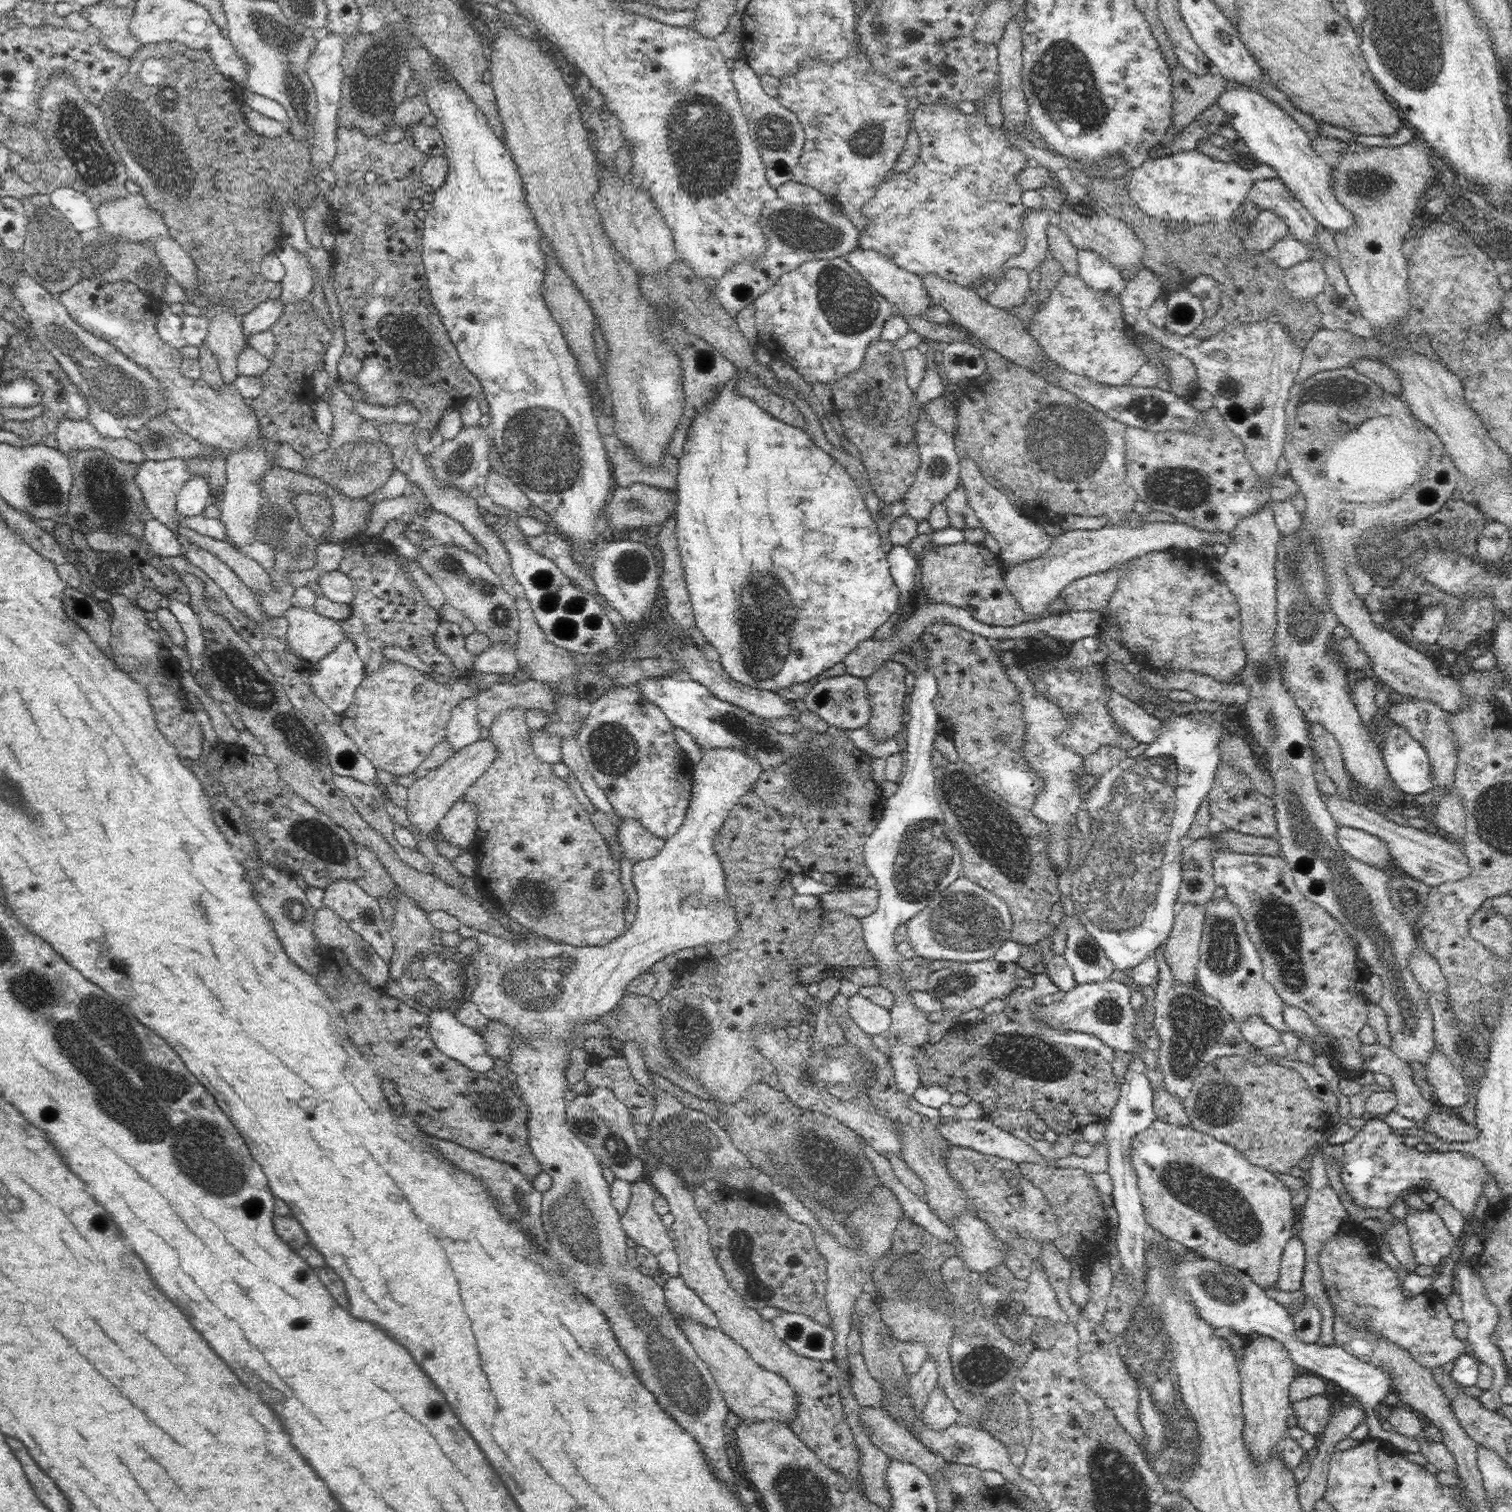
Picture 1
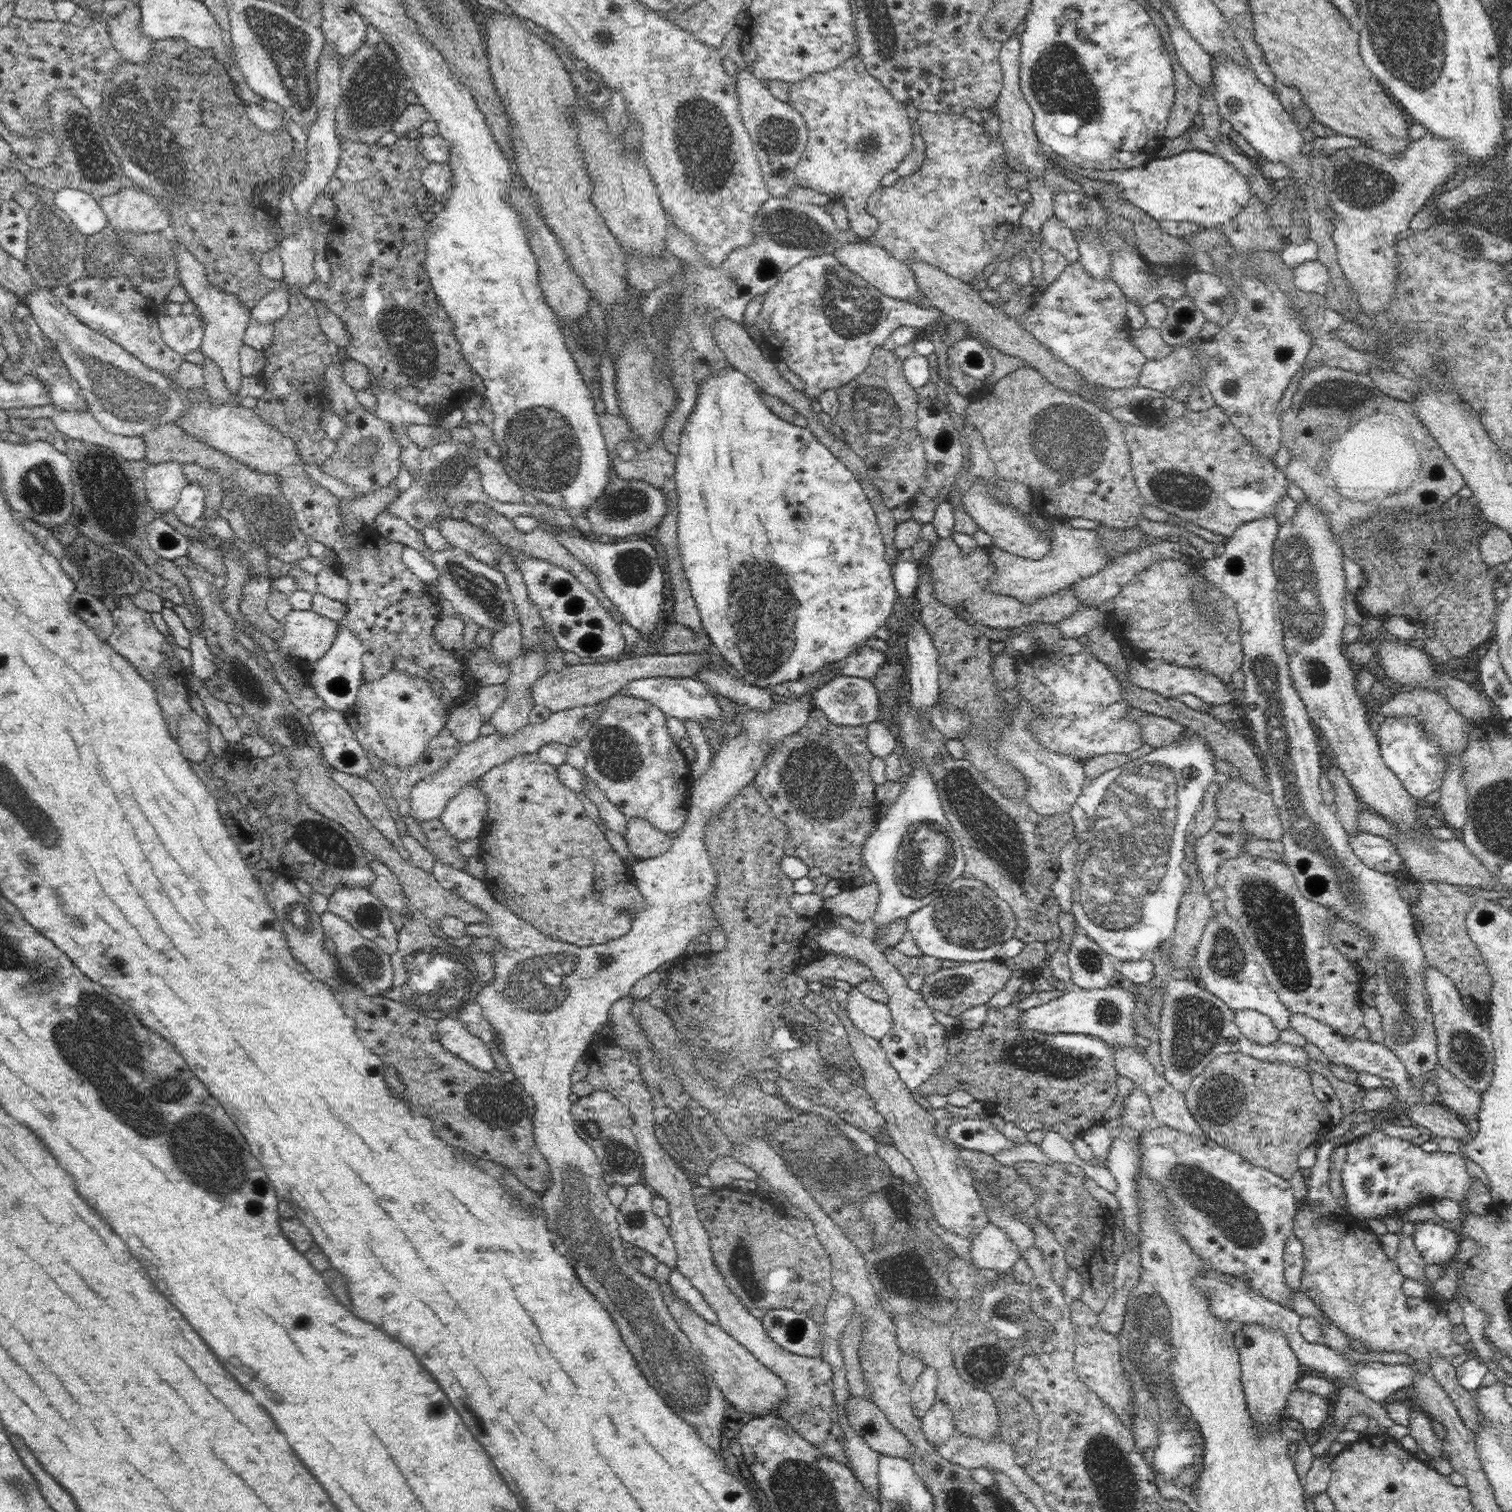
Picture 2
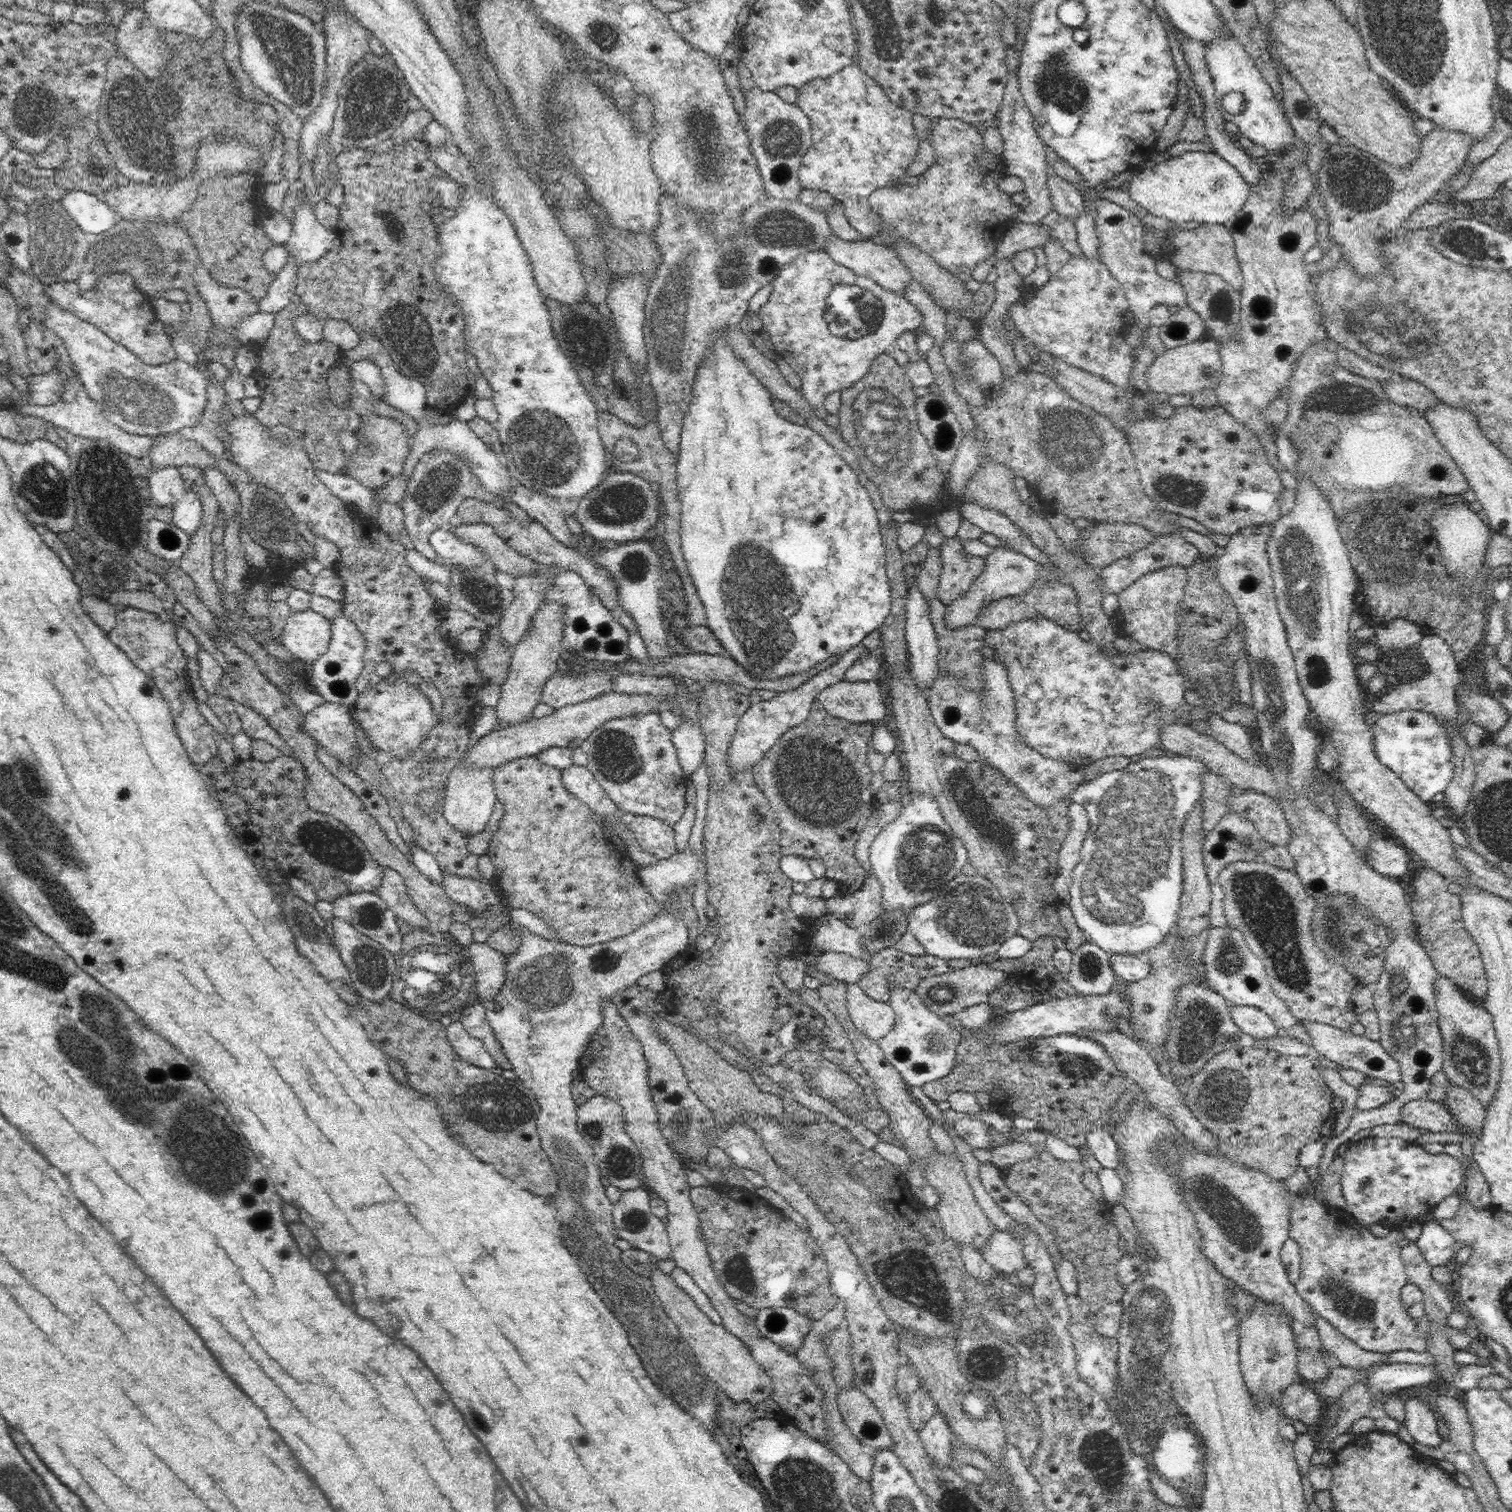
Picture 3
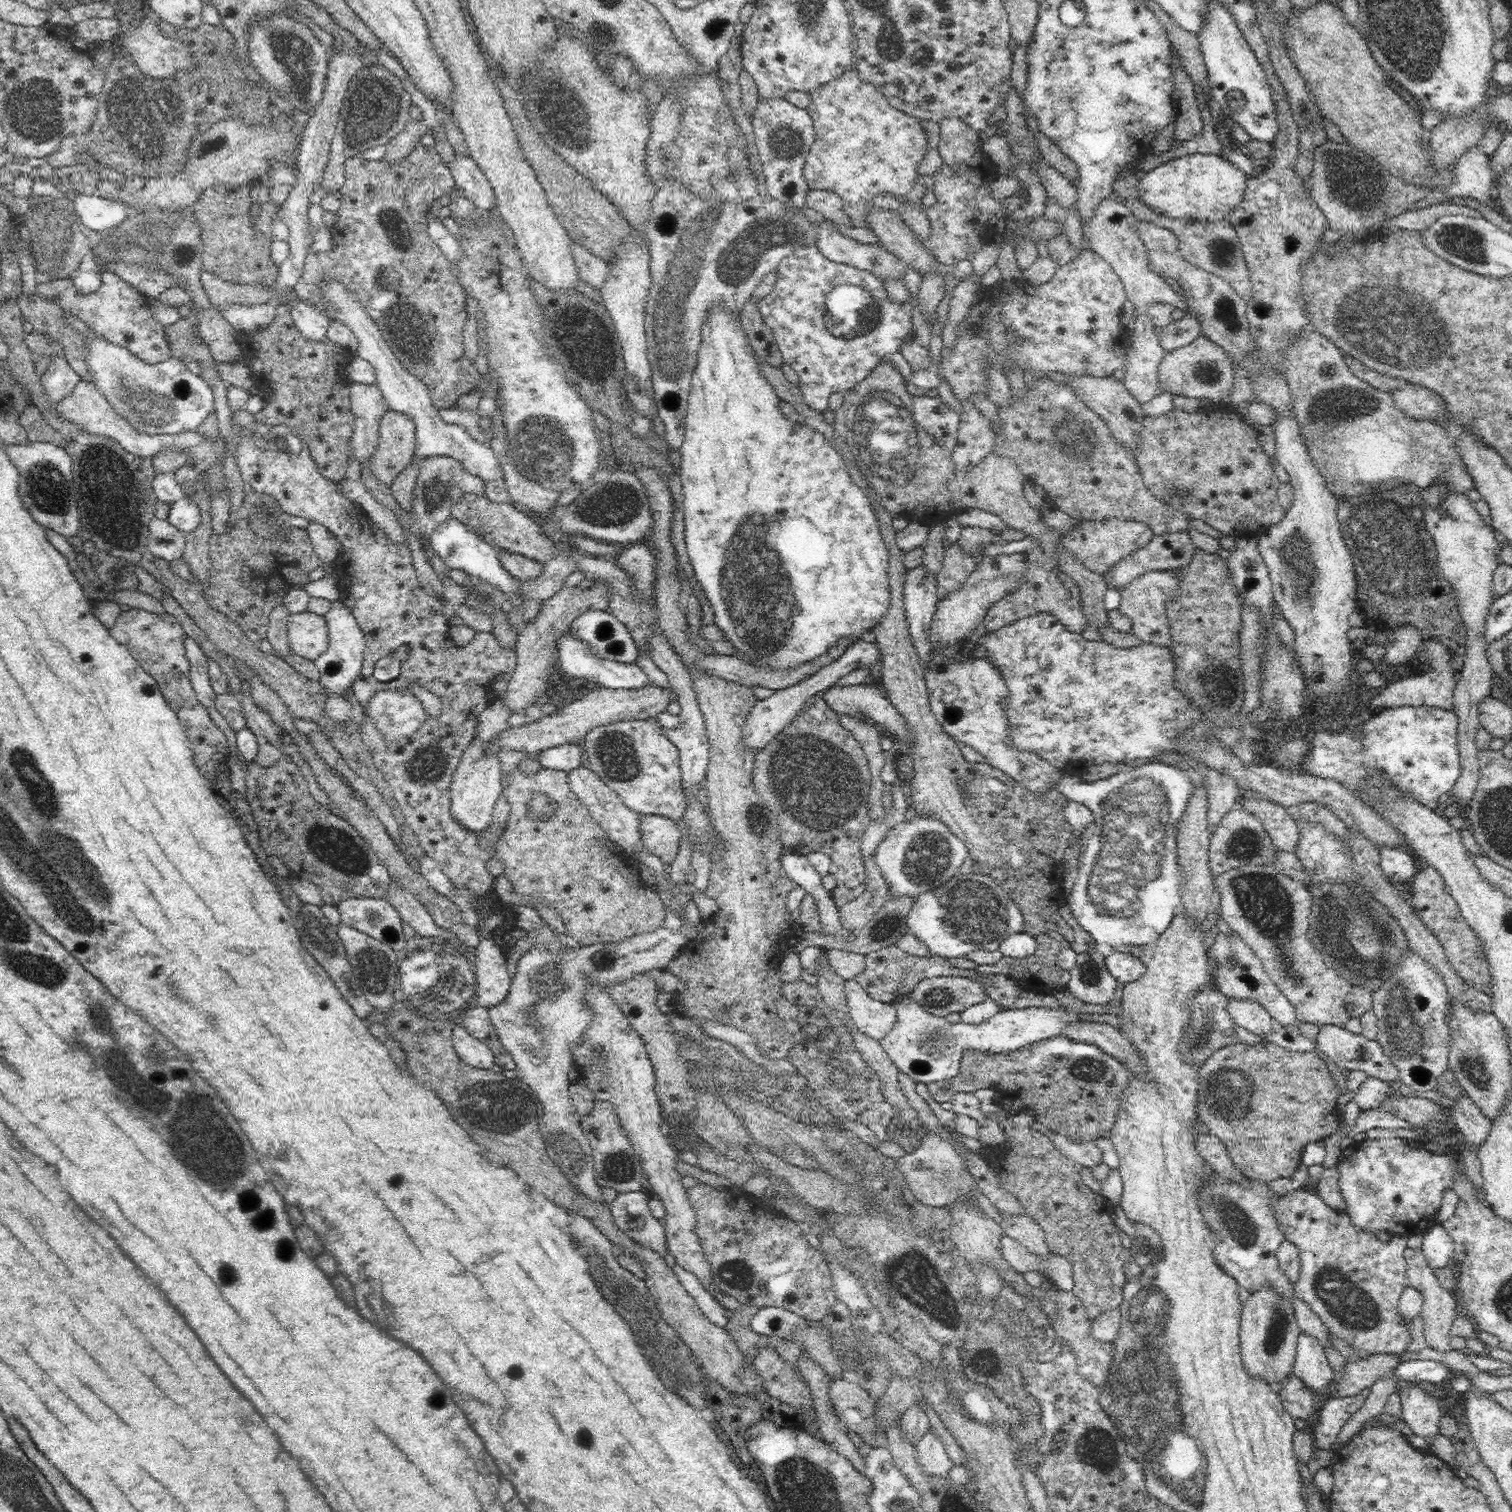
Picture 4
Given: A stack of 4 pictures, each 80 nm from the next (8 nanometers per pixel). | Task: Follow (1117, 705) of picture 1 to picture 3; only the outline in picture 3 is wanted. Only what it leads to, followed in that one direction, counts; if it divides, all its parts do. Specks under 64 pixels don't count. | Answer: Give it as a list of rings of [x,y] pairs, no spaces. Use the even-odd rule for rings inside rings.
[[[1170,723],[1166,725],[1159,734],[1159,746],[1163,750],[1169,750],[1176,755],[1190,756],[1200,760],[1208,767],[1209,772],[1220,776],[1227,786],[1242,791],[1244,789],[1254,789],[1277,798],[1277,784],[1272,771],[1265,762],[1261,760],[1258,764],[1254,764],[1242,759],[1226,748],[1218,739],[1198,732],[1190,724]]]

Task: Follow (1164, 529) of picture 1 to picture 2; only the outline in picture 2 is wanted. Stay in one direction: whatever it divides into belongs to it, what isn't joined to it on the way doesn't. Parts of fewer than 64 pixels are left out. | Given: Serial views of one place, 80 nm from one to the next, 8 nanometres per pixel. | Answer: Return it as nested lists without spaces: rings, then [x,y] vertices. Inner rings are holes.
[[[1059,523],[1053,526],[1052,534],[1051,550],[1040,560],[1014,557],[1000,547],[990,546],[989,564],[993,572],[989,580],[991,592],[1014,596],[1026,604],[1033,604],[1042,596],[1069,588],[1078,579],[1100,572],[1108,566],[1108,562],[1118,558],[1101,548],[1101,538],[1097,536],[1096,530],[1080,530],[1073,528],[1069,523]]]

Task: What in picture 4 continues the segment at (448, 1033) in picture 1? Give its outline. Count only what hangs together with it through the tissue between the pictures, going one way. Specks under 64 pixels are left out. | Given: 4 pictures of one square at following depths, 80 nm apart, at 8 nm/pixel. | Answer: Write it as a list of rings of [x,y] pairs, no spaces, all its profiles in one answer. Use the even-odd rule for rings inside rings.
[[[463,1025],[453,1028],[453,1045],[457,1055],[470,1066],[490,1069],[495,1064],[494,1055],[488,1045],[473,1037]]]

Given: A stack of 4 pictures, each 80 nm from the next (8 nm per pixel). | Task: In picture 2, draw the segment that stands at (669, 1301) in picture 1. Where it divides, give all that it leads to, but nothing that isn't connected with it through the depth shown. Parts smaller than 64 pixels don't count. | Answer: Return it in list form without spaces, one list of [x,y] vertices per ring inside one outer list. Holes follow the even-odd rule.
[[[677,1268],[672,1270],[668,1283],[673,1294],[680,1300],[687,1302],[696,1314],[699,1314],[699,1316],[710,1323],[718,1323],[718,1315],[705,1301],[702,1293],[697,1288],[694,1288],[688,1278]]]

